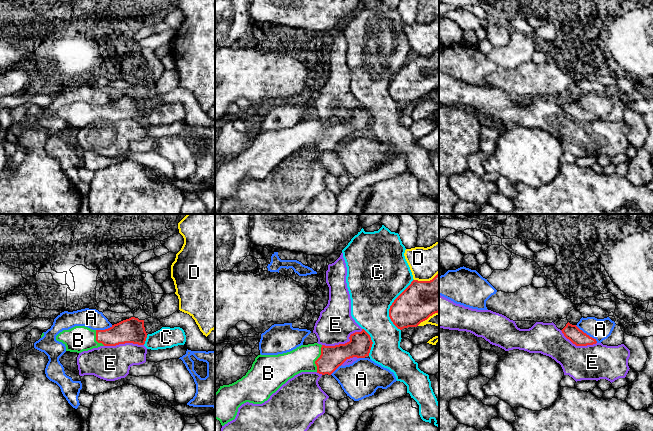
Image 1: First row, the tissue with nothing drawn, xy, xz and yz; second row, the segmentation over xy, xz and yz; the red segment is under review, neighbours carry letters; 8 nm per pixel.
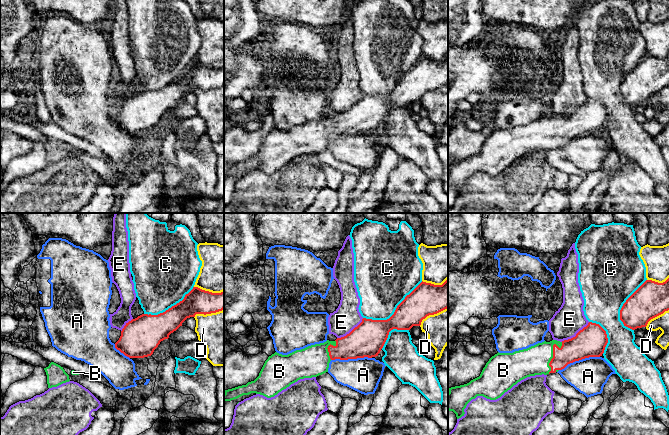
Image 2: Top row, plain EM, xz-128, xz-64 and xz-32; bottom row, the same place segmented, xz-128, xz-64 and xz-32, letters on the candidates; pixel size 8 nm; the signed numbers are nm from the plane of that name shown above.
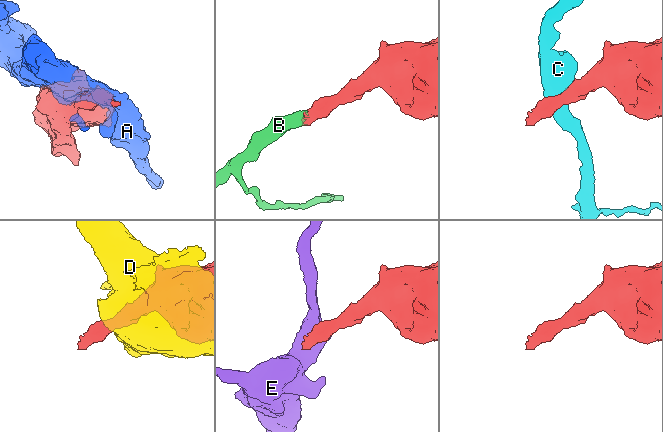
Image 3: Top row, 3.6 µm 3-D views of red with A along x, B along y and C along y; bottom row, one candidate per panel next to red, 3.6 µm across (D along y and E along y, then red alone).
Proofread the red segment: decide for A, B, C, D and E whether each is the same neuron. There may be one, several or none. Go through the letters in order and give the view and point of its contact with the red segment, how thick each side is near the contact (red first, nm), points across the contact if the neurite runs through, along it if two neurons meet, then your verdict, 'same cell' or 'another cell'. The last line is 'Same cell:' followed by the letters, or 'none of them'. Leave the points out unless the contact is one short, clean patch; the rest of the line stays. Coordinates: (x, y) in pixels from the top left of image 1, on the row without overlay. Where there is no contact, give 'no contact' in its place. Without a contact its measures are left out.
A: yz (585, 109) | 120/180 nm | along yz (575, 101), (597, 118) | another cell
B: xz (318, 134) | 180/200 nm | across xz (331, 133), (318, 134), (302, 135) | same cell
C: xz (391, 81) | 300/460 nm | another cell
D: xz (426, 57) | 300/260 nm | another cell
E: xz (345, 119) | 180/300 nm | another cell
Same cell: B

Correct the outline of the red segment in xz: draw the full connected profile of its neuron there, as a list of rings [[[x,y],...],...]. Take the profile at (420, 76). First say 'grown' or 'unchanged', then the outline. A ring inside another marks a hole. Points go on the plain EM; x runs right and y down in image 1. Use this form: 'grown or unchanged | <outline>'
unchanged | [[[439,49],[430,57],[413,56],[394,76],[389,93],[400,106],[417,103],[439,88]]]

